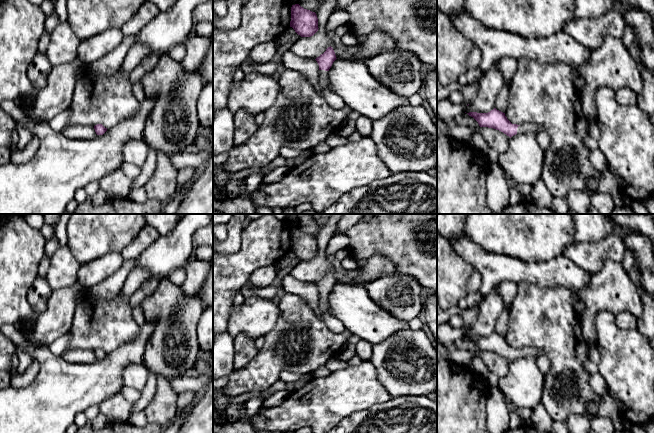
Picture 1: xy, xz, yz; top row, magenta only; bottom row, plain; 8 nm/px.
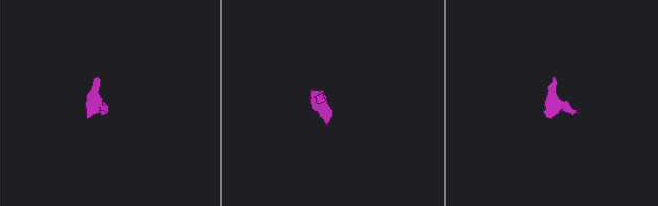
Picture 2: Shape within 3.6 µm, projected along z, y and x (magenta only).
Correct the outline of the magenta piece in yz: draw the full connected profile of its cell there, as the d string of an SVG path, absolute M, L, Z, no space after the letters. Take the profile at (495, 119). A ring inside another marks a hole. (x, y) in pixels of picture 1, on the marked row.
M494 108L488 113L469 112L469 116L473 117L480 127L488 127L499 130L510 138L519 133L531 133L545 131L545 127L526 123L523 125L512 124L505 113Z

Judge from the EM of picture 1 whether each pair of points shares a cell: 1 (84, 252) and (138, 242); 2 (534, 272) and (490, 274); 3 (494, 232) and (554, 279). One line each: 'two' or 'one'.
1: two
2: one
3: two

